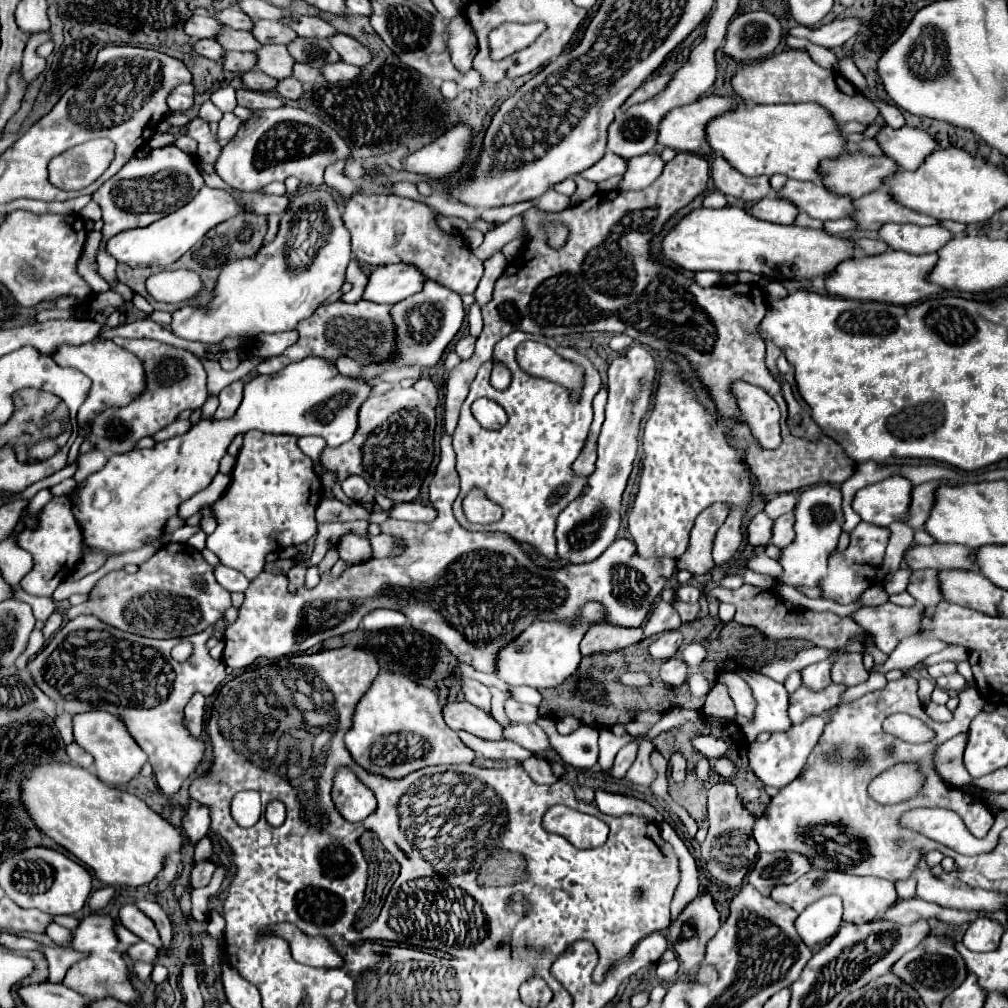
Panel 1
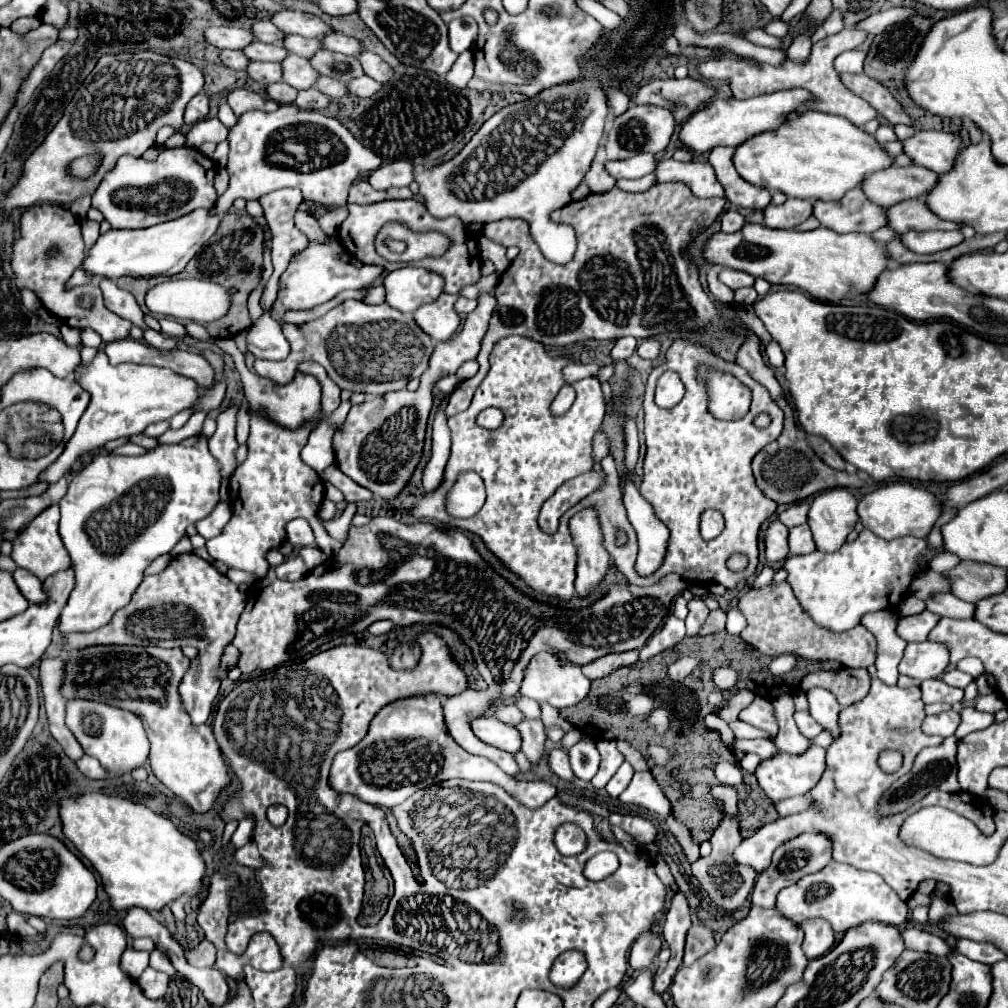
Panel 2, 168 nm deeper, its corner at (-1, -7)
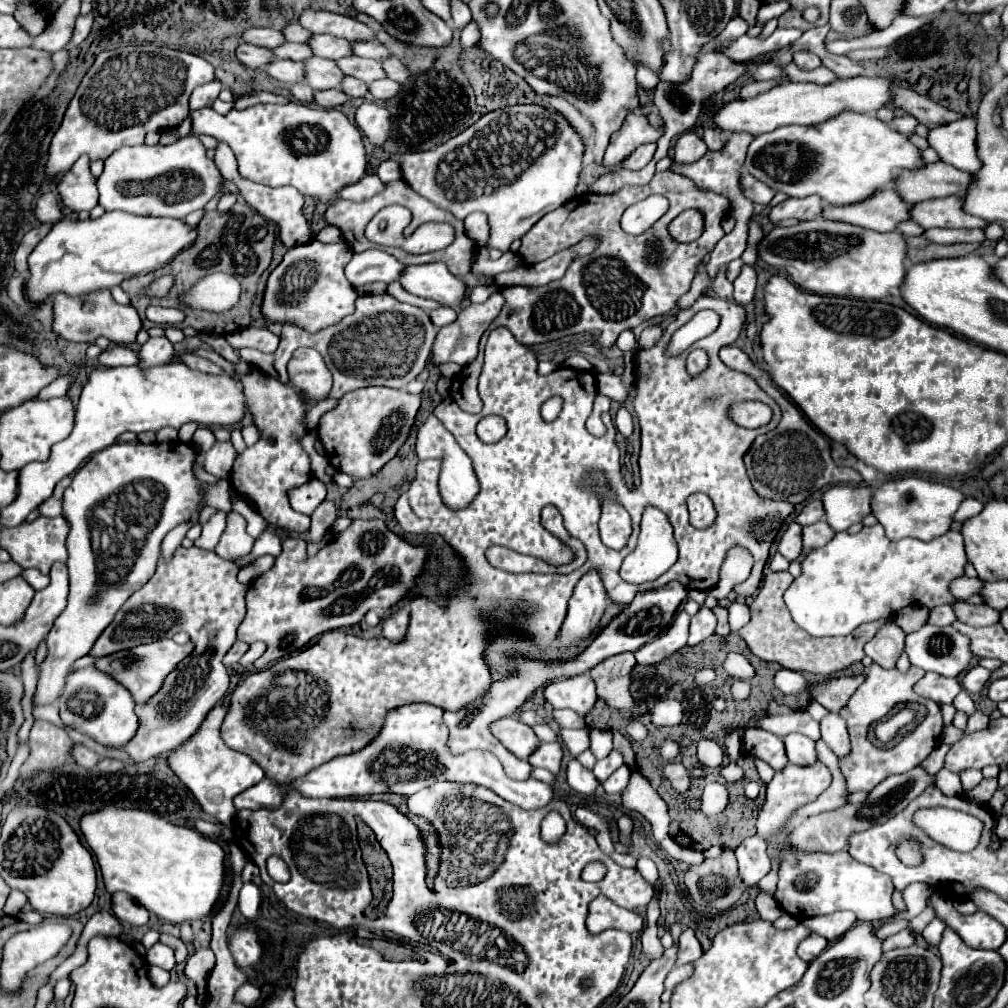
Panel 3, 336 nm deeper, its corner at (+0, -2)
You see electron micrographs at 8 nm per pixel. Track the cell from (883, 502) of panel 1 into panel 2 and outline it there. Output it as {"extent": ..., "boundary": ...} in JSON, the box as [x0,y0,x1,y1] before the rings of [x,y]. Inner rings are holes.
{"extent":[858,483,942,541],"boundary":[[[888,483],[868,495],[864,495],[858,503],[858,515],[866,529],[874,531],[878,537],[890,541],[904,535],[928,537],[936,519],[942,515],[942,501],[930,491],[916,487],[912,483]]]}

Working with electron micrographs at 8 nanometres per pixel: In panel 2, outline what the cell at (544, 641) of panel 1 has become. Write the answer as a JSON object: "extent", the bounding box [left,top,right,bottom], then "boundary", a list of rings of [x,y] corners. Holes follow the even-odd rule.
{"extent":[520,653,590,709],"boundary":[[[552,653],[532,657],[532,663],[528,665],[528,671],[524,675],[524,683],[520,687],[520,695],[530,697],[538,703],[548,703],[556,709],[564,709],[580,703],[588,695],[588,691],[590,691],[590,679],[582,675],[580,667],[572,667],[570,663],[560,665],[560,659],[556,659]]]}

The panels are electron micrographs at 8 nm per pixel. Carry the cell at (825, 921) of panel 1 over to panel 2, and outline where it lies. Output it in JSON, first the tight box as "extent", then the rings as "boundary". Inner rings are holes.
{"extent":[800,919,834,959],"boundary":[[[810,919],[810,921],[804,921],[800,927],[806,933],[802,949],[808,959],[818,959],[832,949],[834,931],[828,923],[824,923],[822,919]]]}

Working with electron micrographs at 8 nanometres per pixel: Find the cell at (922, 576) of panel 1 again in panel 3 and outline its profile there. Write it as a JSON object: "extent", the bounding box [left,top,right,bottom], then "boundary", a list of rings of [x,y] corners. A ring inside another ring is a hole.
{"extent":[951,600,999,626],"boundary":[[[955,600],[951,606],[955,606],[957,620],[969,626],[991,626],[999,622],[999,610],[993,610],[987,604],[969,604],[965,600]]]}

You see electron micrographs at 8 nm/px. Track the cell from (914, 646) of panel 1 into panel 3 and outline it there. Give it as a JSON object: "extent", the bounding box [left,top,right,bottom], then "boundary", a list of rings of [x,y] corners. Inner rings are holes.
{"extent":[905,626,971,678],"boundary":[[[921,626],[917,632],[907,634],[905,638],[905,652],[909,656],[909,662],[917,668],[923,668],[925,672],[935,672],[941,676],[955,678],[963,670],[967,670],[971,652],[969,652],[969,638],[957,632],[953,626],[937,628],[937,626]]]}

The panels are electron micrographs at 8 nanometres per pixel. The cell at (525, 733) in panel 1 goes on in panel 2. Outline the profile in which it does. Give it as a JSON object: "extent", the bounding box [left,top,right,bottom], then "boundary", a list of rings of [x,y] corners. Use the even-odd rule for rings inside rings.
{"extent":[548,749,574,783],"boundary":[[[552,749],[548,761],[550,761],[552,771],[554,771],[560,779],[564,779],[564,781],[568,781],[568,783],[574,781],[574,773],[572,773],[570,763],[568,763],[568,753],[566,753],[564,749]]]}

